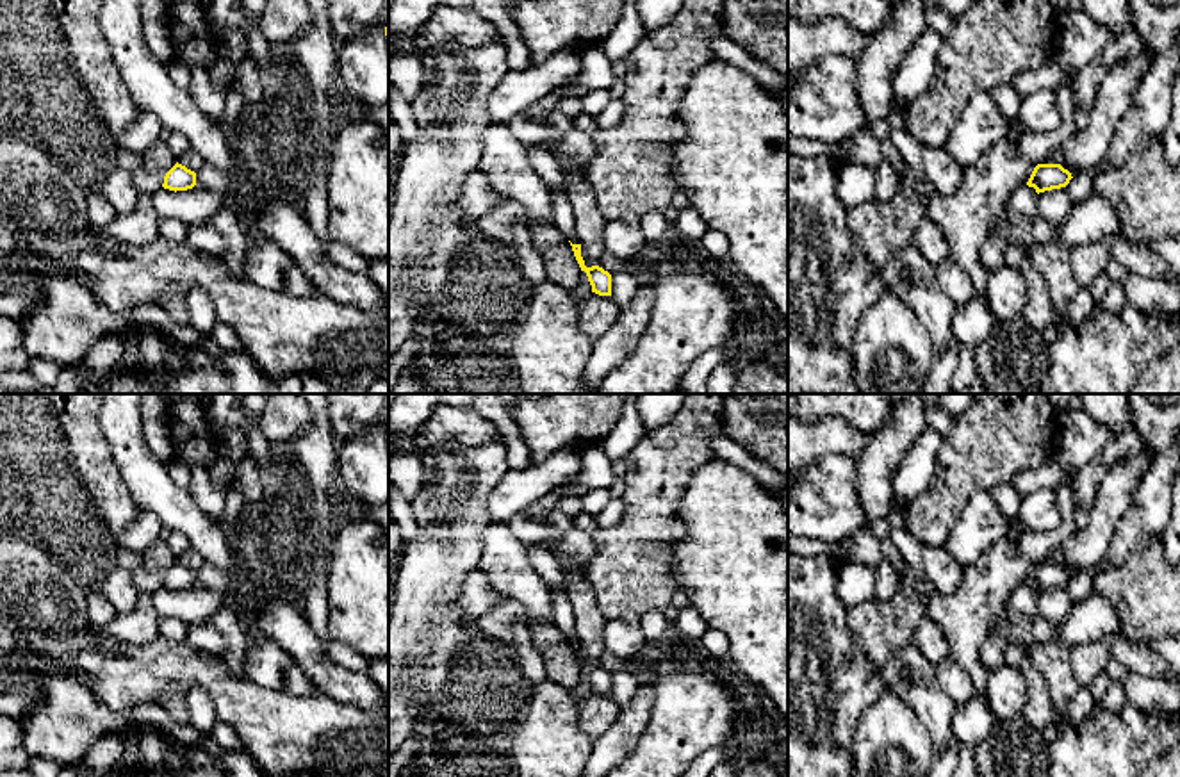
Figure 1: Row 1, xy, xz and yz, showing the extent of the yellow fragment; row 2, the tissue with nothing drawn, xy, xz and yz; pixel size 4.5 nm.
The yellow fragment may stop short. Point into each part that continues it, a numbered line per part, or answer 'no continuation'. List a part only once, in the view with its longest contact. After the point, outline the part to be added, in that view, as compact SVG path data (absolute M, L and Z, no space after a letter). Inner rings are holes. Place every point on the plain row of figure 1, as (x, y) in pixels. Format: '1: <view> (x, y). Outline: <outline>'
no continuation

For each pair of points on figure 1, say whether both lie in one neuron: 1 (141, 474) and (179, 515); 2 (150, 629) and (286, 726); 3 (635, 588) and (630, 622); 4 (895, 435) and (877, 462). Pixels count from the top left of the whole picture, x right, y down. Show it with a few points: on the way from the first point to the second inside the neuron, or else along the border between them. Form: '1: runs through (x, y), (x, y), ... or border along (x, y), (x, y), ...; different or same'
1: runs through (150, 485), (170, 505); same
2: border along (159, 635), (141, 644), (118, 640); different
3: border along (639, 613), (619, 613), (608, 619); different
4: runs through (890, 442), (883, 455); same

